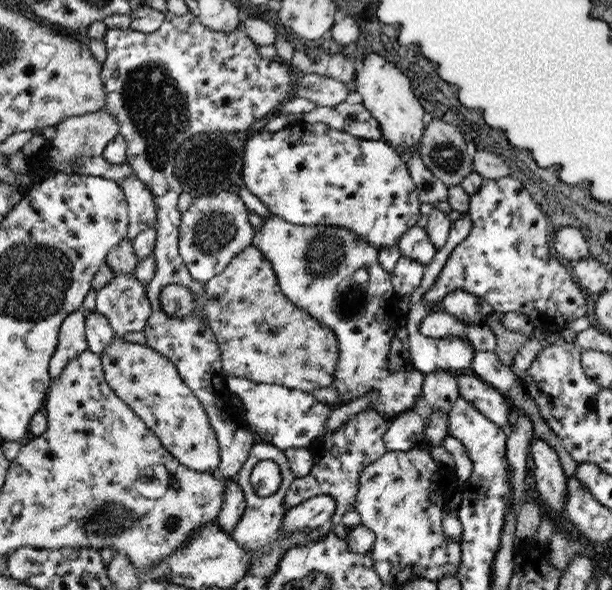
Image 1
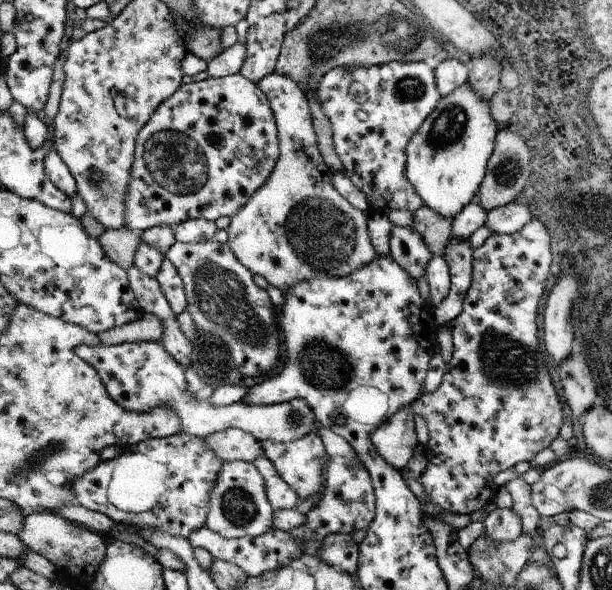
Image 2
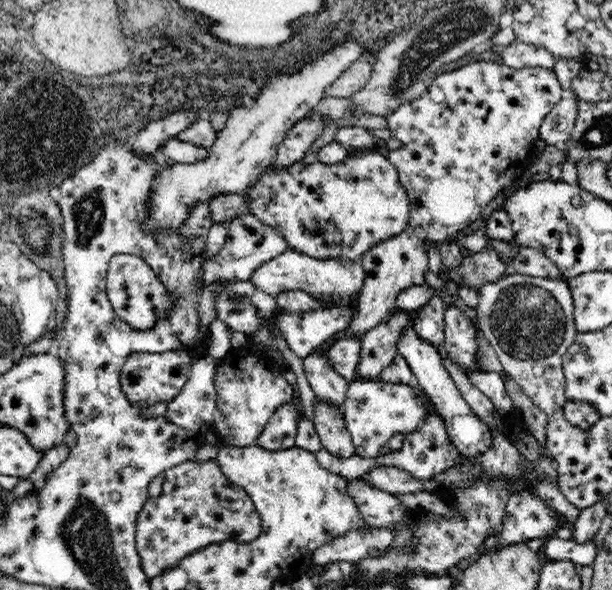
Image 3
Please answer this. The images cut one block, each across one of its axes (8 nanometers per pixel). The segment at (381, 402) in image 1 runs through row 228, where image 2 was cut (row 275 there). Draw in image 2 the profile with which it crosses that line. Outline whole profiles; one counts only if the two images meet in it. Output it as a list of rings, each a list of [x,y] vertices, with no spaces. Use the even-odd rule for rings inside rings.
[[[275,72],[267,78],[261,78],[257,86],[267,96],[275,114],[281,154],[269,180],[231,218],[227,226],[227,246],[233,250],[235,258],[247,270],[251,270],[251,274],[263,276],[269,286],[281,290],[283,294],[289,292],[297,282],[311,282],[315,278],[347,278],[349,274],[361,270],[363,266],[369,266],[377,258],[375,248],[369,242],[367,214],[351,206],[351,202],[347,202],[333,186],[333,172],[319,152],[311,106],[303,88],[299,88],[299,84],[291,78]]]

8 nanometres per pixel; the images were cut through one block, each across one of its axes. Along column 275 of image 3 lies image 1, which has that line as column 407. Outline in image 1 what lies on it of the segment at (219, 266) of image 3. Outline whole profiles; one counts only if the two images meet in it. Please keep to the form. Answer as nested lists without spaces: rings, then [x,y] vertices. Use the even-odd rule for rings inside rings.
[[[411,226],[401,238],[399,242],[395,244],[399,248],[399,254],[409,258],[409,260],[415,260],[423,266],[431,264],[431,260],[435,258],[437,254],[437,248],[435,244],[431,242],[431,238],[427,236],[427,230],[425,228],[419,228],[419,226]]]

